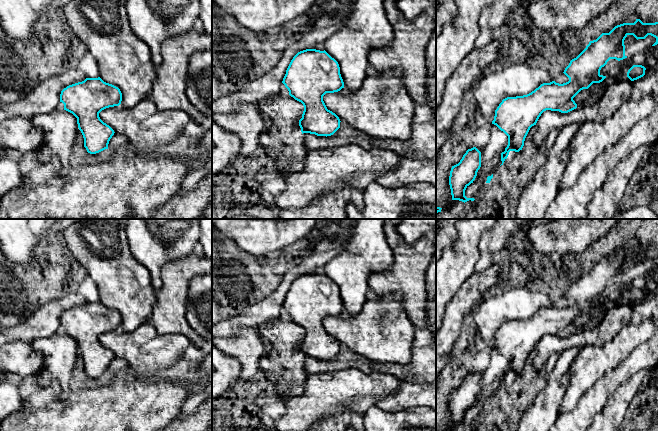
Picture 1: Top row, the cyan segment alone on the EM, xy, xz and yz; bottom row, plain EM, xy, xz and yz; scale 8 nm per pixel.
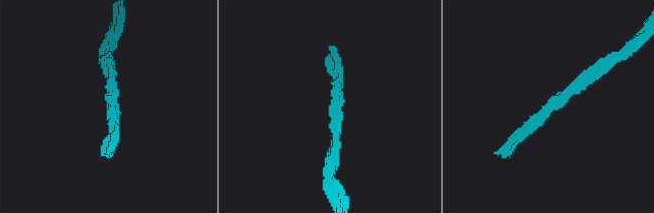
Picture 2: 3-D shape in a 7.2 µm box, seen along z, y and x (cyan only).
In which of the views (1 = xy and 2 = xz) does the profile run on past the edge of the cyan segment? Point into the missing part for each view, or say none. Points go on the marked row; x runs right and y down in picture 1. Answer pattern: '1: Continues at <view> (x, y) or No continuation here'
1: No continuation here
2: No continuation here

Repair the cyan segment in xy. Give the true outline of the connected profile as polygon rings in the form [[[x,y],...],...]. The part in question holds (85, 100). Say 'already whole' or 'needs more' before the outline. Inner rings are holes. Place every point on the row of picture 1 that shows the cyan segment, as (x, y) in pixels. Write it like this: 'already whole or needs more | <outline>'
already whole | [[[100,77],[86,78],[61,91],[60,102],[64,104],[64,110],[77,118],[88,153],[96,154],[108,149],[115,132],[100,119],[99,113],[106,108],[119,106],[121,101],[120,89]]]

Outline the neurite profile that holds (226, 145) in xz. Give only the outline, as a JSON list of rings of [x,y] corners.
[[[212,122],[212,176],[223,172],[240,155],[241,138]]]

